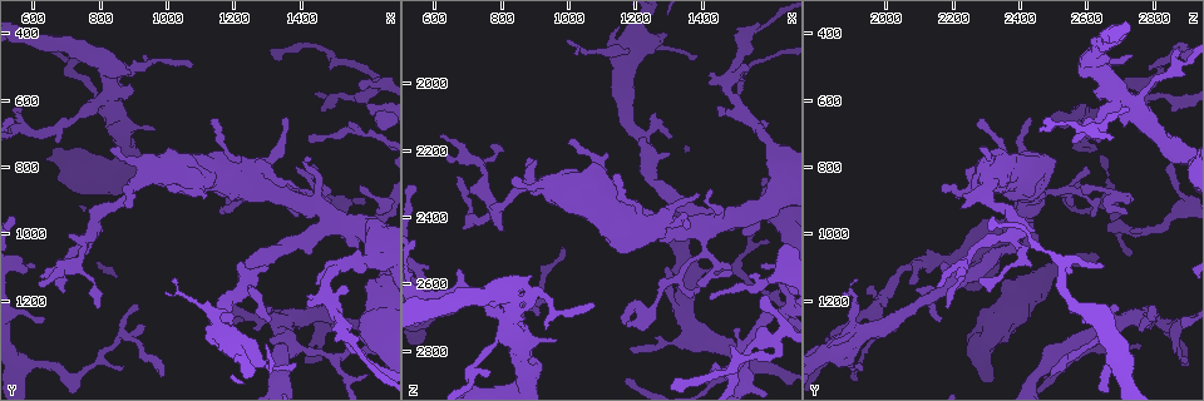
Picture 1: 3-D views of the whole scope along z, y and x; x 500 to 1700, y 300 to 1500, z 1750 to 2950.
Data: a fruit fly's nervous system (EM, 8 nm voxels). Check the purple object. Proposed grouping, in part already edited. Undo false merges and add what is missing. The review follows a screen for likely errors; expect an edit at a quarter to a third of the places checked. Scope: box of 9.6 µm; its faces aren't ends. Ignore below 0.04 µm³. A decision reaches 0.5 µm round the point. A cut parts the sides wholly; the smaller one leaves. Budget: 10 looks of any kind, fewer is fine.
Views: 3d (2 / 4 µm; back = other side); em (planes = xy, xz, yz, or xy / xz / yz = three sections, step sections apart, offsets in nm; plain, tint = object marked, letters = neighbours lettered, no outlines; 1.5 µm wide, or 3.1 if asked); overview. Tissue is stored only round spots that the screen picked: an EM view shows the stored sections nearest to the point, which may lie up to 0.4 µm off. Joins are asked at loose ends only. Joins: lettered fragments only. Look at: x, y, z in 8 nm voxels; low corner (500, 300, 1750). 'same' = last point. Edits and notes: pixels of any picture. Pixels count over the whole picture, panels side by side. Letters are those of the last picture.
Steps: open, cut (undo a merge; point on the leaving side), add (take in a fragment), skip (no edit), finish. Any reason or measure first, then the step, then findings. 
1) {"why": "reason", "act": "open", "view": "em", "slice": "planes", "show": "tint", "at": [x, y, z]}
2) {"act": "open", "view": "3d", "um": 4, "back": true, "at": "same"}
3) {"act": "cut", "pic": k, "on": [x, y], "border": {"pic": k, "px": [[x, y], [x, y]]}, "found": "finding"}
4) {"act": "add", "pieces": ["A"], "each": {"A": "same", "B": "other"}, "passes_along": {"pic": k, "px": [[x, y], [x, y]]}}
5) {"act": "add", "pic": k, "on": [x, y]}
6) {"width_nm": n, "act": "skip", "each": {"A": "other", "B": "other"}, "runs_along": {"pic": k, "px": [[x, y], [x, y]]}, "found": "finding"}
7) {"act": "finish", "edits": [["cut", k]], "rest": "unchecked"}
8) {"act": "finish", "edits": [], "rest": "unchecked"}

{"why": "arms part here", "act": "open", "view": "em", "slice": "xz", "step": 8, "show": "tint", "at": [1370, 1350, 2550]}

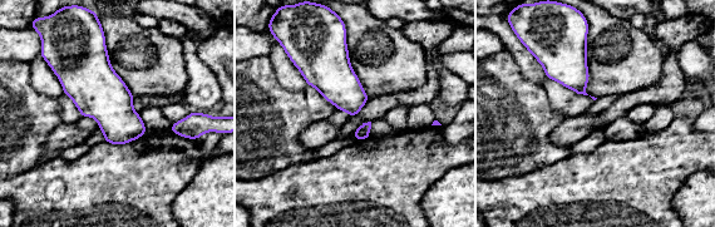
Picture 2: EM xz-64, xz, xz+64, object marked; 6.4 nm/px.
{"act": "open", "view": "em", "slice": "xz", "step": 8, "show": "letters", "at": "same"}

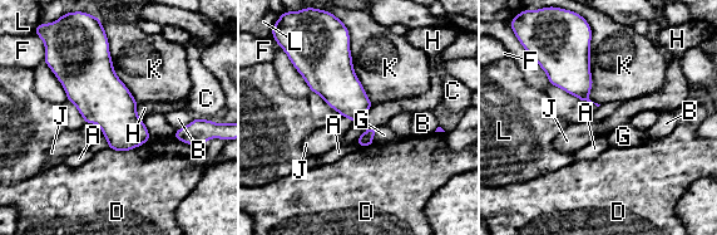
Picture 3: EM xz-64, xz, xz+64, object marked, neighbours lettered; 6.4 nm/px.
{"act": "skip", "each": {"A": "other", "B": "other", "C": "other", "D": "other", "F": "other", "G": "other", "H": "other", "J": "other", "K": "other", "L": "other"}, "border": {"pic": 3, "px": [[372, 103], [366, 114], [356, 123]]}, "found": "continuous, no second neuron"}

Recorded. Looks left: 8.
{"why": "tapers out", "act": "open", "view": "em", "slice": "planes", "show": "letters", "at": [670, 1140, 2280]}

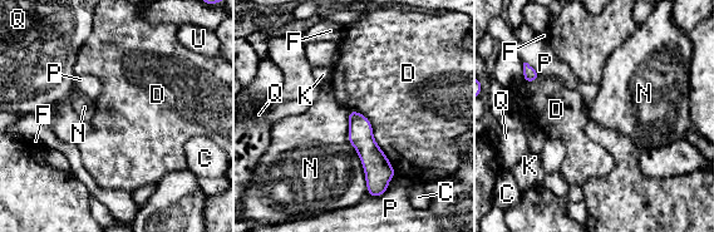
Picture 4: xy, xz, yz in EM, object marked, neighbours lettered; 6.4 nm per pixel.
{"act": "skip", "each": {"C": "other", "D": "other", "F": "other", "K": "other", "N": "other", "P": "other", "Q": "other", "U": "other"}, "runs_along": {"pic": 4, "px": [[353, 113], [373, 158], [373, 187]]}, "found": "no lettered fragment goes on from it"}

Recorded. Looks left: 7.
{"act": "open", "view": "em", "slice": "yz", "step": 4, "show": "plain", "at": [1610, 1140, 2350]}

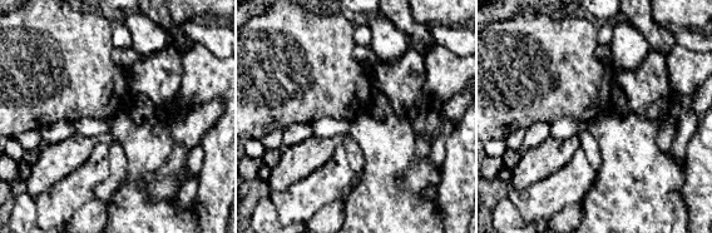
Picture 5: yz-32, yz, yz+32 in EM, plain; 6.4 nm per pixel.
{"act": "open", "view": "em", "slice": "yz", "step": 4, "show": "tint", "at": "same"}

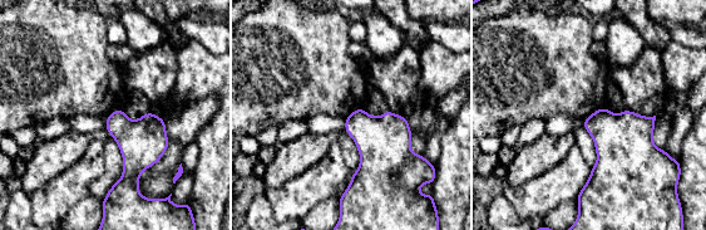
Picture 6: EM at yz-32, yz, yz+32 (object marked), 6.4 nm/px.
{"why": "what lies round it", "act": "open", "view": "em", "slice": "yz", "step": 4, "show": "letters", "at": "same"}

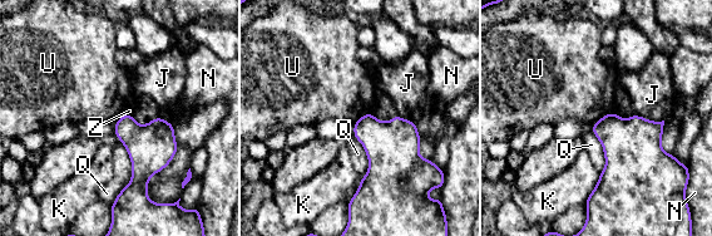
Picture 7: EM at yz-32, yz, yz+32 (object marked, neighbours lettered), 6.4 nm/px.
{"act": "skip", "each": {"J": "other", "K": "other", "N": "other", "Q": "other", "U": "other", "Z": "other"}, "border": {"pic": 7, "px": [[613, 111], [603, 114], [593, 124]]}, "found": "no lettered fragment goes on from it"}

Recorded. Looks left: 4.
{"why": "branch stops here", "act": "open", "view": "3d", "um": 2, "at": [1590, 620, 2580]}

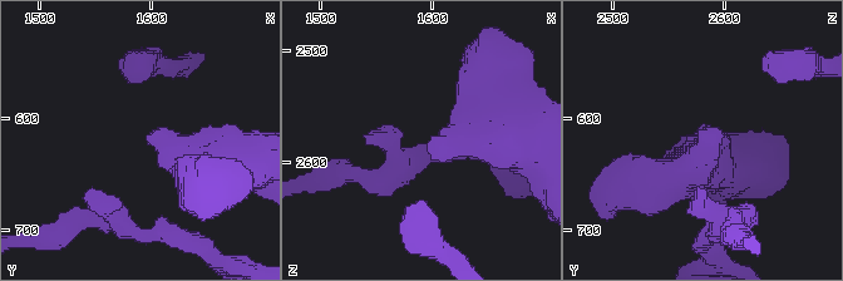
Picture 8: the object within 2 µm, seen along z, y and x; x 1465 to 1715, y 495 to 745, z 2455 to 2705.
{"act": "open", "view": "em", "slice": "xy", "step": 4, "show": "tint", "at": [1594, 614, 2582]}

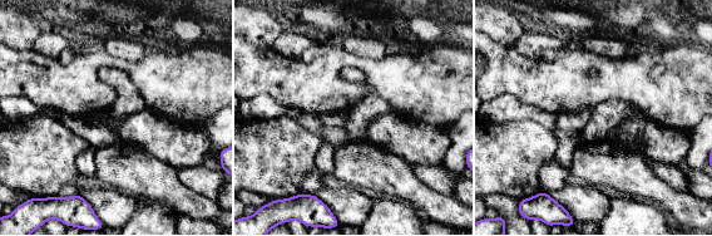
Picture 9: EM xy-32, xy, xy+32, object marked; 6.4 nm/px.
{"act": "open", "view": "em", "slice": "planes", "show": "letters", "at": "same"}

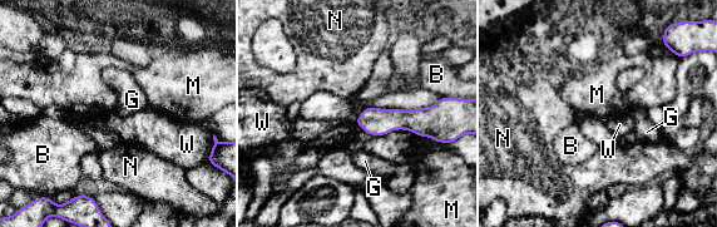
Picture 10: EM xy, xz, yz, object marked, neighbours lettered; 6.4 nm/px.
{"act": "skip", "each": {"B": "other", "G": "other", "M": "other", "N": "other", "W": "other"}, "border": {"pic": 10, "px": [[419, 136], [426, 136], [440, 143]]}, "found": "no lettered fragment goes on from it"}

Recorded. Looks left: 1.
{"act": "finish", "edits": [], "rest": "unchecked"}

